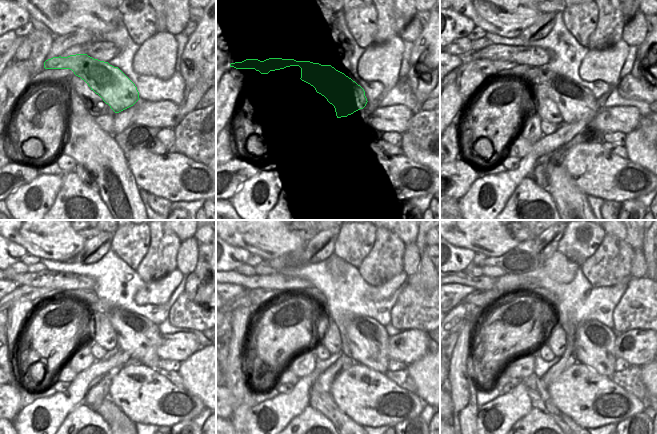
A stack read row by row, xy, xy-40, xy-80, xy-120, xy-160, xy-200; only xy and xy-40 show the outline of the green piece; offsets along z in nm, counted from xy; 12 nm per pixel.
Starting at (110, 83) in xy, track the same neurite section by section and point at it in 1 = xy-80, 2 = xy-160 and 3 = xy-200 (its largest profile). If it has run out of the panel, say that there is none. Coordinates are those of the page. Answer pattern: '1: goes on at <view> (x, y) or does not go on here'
1: goes on at xy-80 (575, 102)
2: goes on at xy-160 (367, 339)
3: goes on at xy-200 (595, 343)

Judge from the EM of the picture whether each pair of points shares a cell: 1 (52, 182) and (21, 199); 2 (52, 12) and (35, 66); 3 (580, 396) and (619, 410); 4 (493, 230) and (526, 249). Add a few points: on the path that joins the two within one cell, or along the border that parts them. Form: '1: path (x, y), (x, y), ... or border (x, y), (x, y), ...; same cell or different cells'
1: path (43, 185), (30, 186), (27, 190); same cell
2: border (49, 30), (55, 36); different cells
3: path (590, 399), (609, 403); same cell
4: border (520, 242), (498, 257); different cells

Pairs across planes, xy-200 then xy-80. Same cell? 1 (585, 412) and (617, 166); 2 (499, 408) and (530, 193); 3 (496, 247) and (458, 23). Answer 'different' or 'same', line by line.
1: same
2: different
3: different

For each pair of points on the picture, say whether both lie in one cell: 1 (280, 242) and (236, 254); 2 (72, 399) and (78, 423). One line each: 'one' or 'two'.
1: two
2: two

